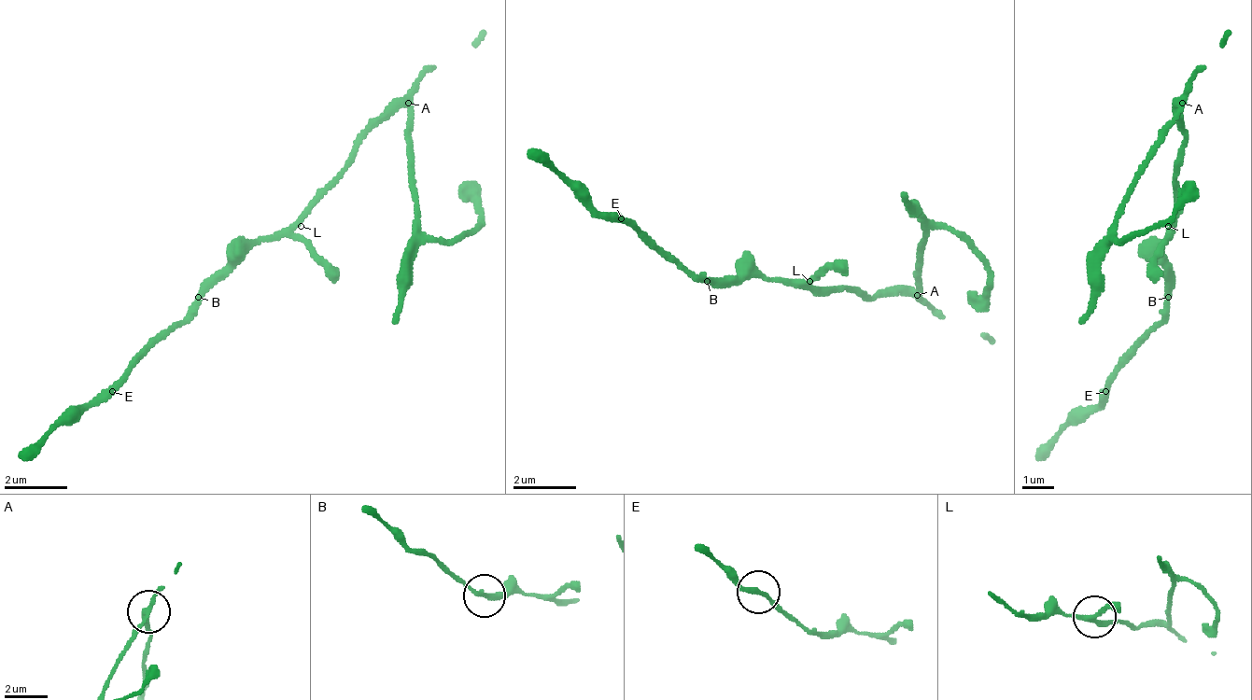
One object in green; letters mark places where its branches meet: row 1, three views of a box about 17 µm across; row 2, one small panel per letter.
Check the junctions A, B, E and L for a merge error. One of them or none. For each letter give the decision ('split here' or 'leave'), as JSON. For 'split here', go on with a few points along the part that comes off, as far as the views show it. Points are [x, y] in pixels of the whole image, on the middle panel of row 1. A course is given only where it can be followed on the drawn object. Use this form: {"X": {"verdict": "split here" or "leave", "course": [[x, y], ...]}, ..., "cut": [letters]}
{"A": {"verdict": "split here", "course": [[920, 297], [920, 242], [935, 226], [959, 242], [990, 273], [982, 305]]}, "B": {"verdict": "leave"}, "E": {"verdict": "leave"}, "L": {"verdict": "leave"}, "cut": ["A"]}

